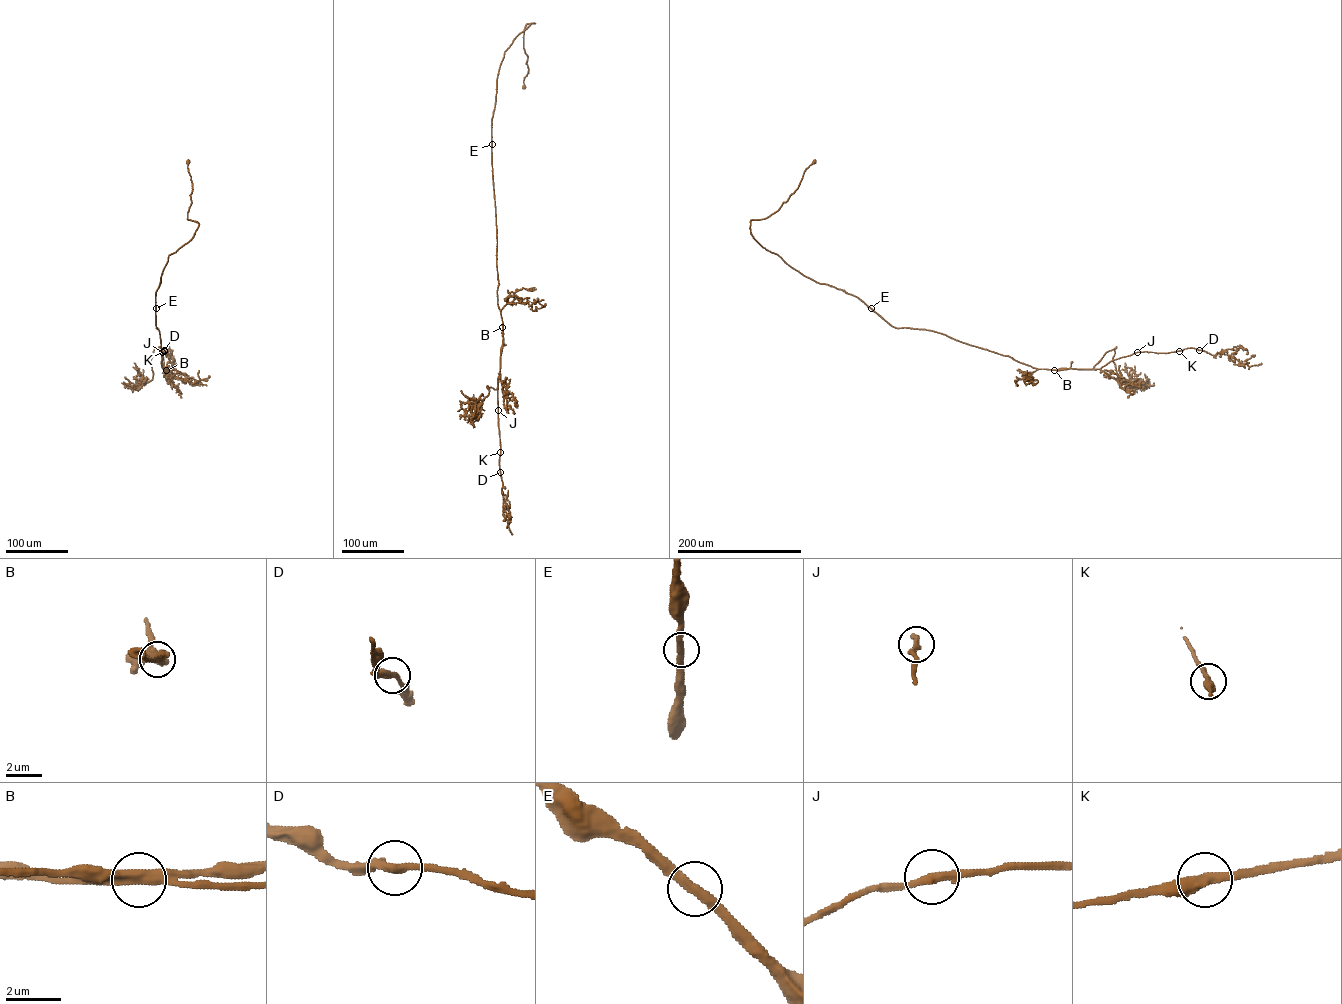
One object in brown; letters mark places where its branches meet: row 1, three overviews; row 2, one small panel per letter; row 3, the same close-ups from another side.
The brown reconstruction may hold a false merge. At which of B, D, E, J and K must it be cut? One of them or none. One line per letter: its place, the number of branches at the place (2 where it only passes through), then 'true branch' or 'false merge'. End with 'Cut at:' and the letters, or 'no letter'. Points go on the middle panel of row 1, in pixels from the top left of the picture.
B: at (502, 327); 2 branches meet; false merge
D: at (500, 472); 2 branches meet; true branch
E: at (492, 144); 2 branches meet; true branch
J: at (498, 410); 2 branches meet; true branch
K: at (500, 452); 2 branches meet; true branch
Cut at: B

